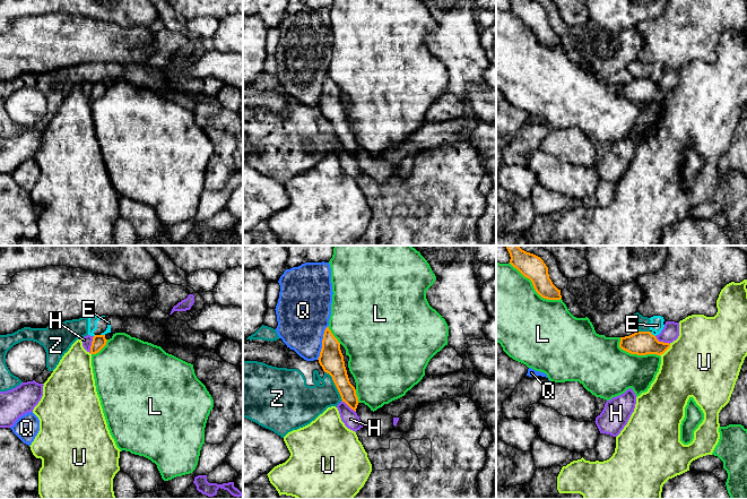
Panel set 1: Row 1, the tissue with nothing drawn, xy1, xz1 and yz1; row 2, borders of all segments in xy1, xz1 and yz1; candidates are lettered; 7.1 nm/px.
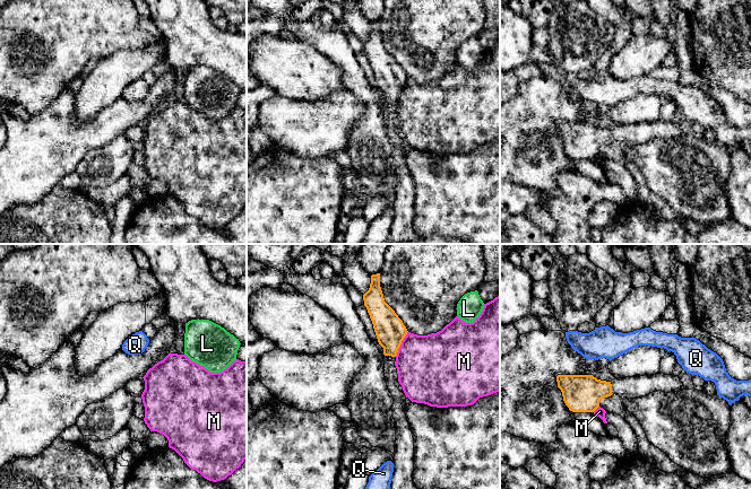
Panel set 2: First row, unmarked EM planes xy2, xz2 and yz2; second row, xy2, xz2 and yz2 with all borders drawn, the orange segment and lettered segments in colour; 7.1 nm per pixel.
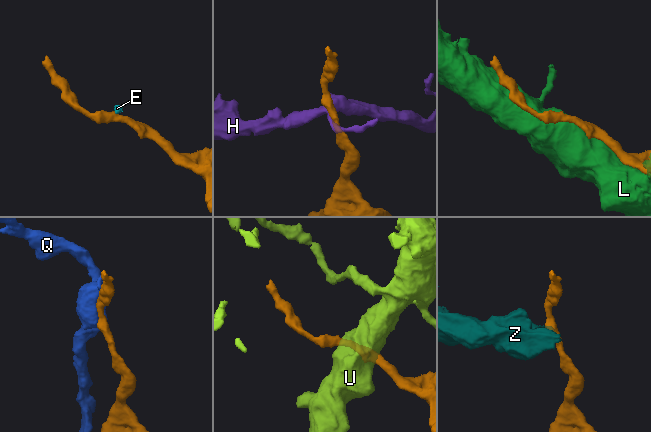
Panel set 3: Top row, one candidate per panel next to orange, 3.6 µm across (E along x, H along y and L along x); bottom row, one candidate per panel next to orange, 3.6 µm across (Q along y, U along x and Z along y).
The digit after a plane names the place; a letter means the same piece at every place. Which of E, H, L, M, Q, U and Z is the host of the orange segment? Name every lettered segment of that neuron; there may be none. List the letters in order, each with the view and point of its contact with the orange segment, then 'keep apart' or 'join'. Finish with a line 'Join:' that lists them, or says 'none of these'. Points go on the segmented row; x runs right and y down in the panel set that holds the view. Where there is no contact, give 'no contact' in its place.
E: contact yz1 (651, 334); keep apart
H: contact xy1 (92, 344); keep apart
L: contact yz1 (533, 286); keep apart
M: contact xz2 (400, 343); keep apart
Q: contact xz1 (322, 343); keep apart
U: contact yz1 (666, 350); keep apart
Z: contact xz1 (335, 384); keep apart
Join: none of these

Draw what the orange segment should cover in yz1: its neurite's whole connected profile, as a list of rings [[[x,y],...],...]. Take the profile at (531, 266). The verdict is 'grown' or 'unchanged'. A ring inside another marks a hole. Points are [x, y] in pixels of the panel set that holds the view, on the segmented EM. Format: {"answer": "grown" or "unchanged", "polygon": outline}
{"answer": "unchanged", "polygon": [[[505,246],[510,253],[510,264],[524,277],[532,282],[536,292],[547,300],[561,300],[558,290],[549,278],[548,267],[544,260],[530,252],[522,250],[519,246]]]}

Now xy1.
{"answer": "unchanged", "polygon": [[[95,335],[90,346],[90,354],[98,353],[106,345],[106,342],[105,335]]]}

